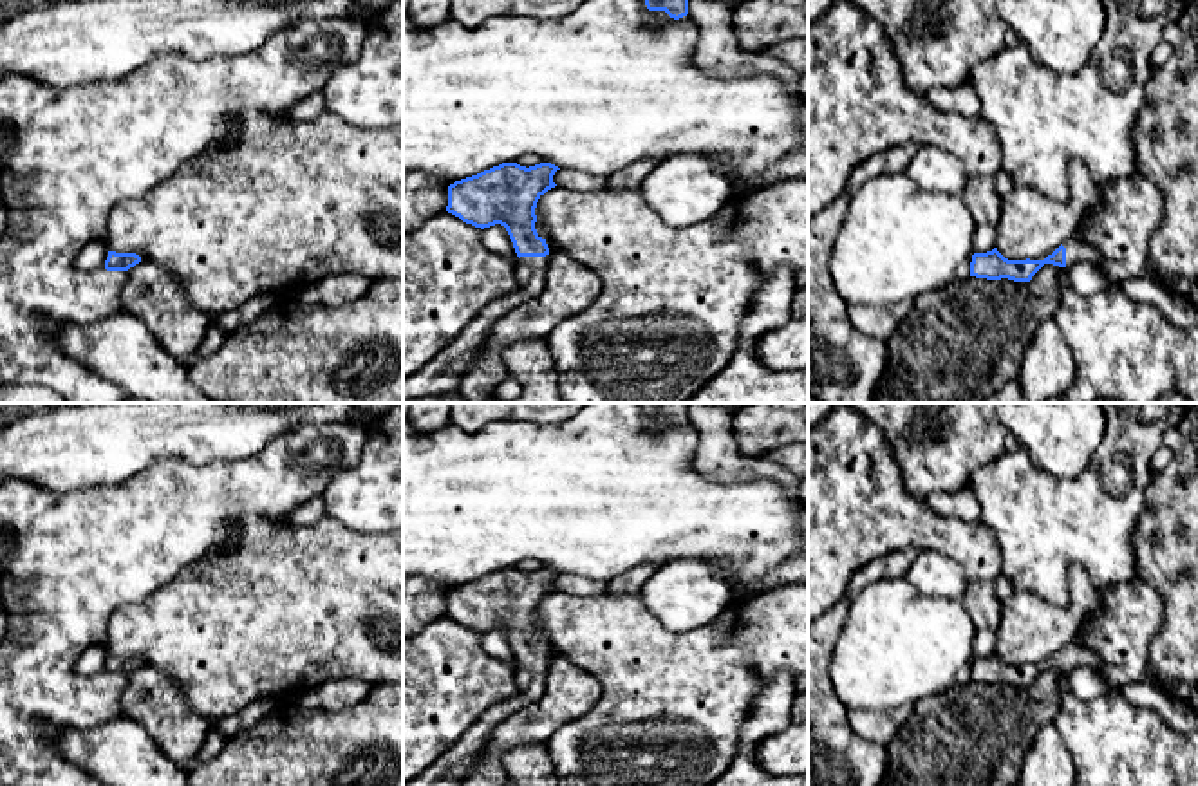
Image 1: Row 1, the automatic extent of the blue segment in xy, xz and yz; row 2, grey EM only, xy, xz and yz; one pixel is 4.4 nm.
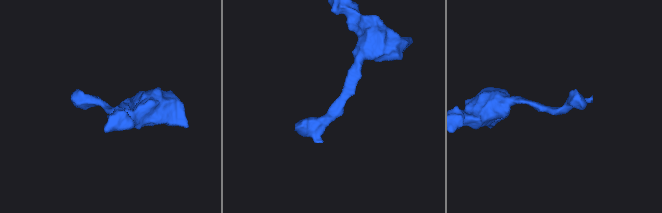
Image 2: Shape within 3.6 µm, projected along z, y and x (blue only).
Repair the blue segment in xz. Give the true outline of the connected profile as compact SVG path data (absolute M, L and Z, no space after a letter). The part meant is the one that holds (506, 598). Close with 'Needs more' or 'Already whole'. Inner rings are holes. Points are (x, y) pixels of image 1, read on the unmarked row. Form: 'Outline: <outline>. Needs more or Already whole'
Outline: M502 567L448 591L448 618L481 634L495 629L506 632L519 661L517 696L490 706L450 750L403 786L459 786L477 766L495 726L542 697L551 647L535 634L535 613L557 591L557 575L560 573L551 567L529 573Z. Needs more

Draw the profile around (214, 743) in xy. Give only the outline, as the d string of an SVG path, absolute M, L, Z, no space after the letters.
M211 726L211 730L210 730L210 734L208 734L204 744L202 744L202 748L201 748L201 753L199 753L195 764L199 764L199 763L208 763L208 761L215 759L215 757L220 753L220 750L224 748L224 743L226 743L226 741L224 741L224 739L219 735L219 732Z

